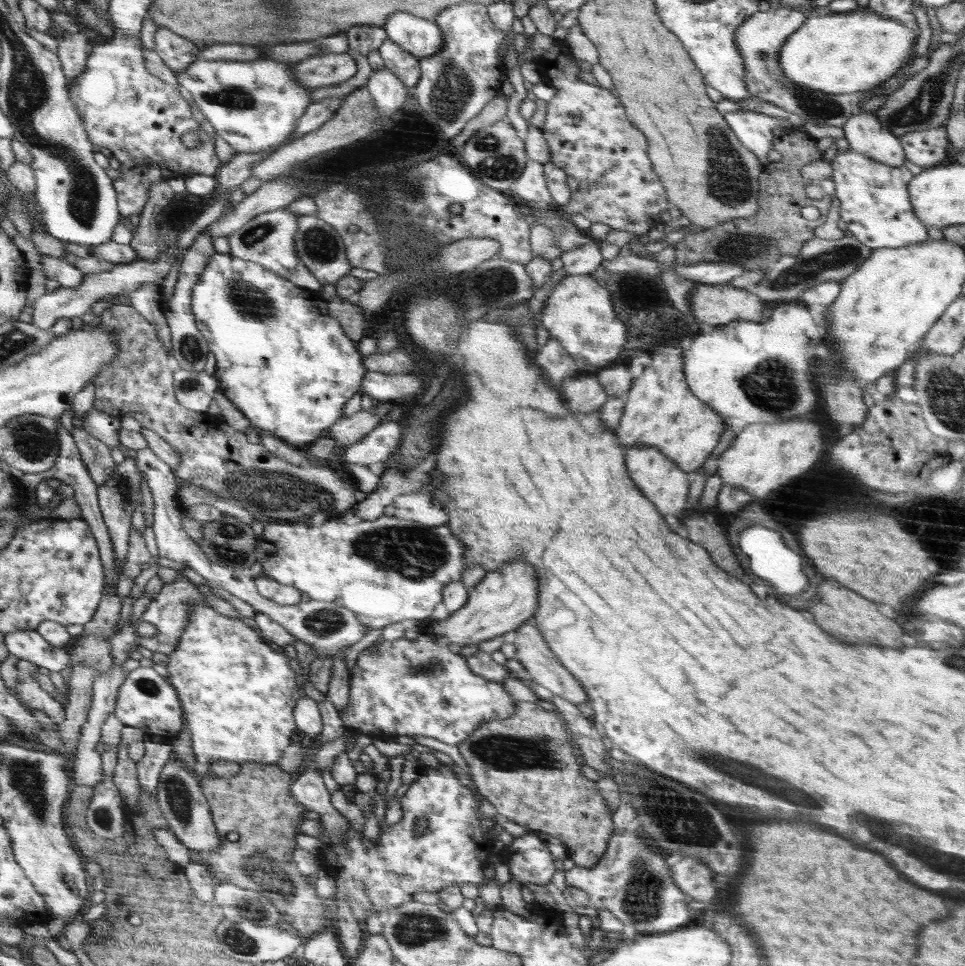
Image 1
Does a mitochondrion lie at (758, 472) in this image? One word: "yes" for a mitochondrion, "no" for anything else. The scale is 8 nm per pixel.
no

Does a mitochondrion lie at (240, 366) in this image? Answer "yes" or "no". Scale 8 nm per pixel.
no

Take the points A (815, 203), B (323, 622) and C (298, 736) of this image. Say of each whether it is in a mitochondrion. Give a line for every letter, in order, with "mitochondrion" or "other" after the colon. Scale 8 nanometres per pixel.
A: other
B: mitochondrion
C: other

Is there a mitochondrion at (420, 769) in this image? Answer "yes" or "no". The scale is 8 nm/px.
no

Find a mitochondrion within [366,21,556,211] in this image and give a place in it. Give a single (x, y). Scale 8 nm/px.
(451, 92)

